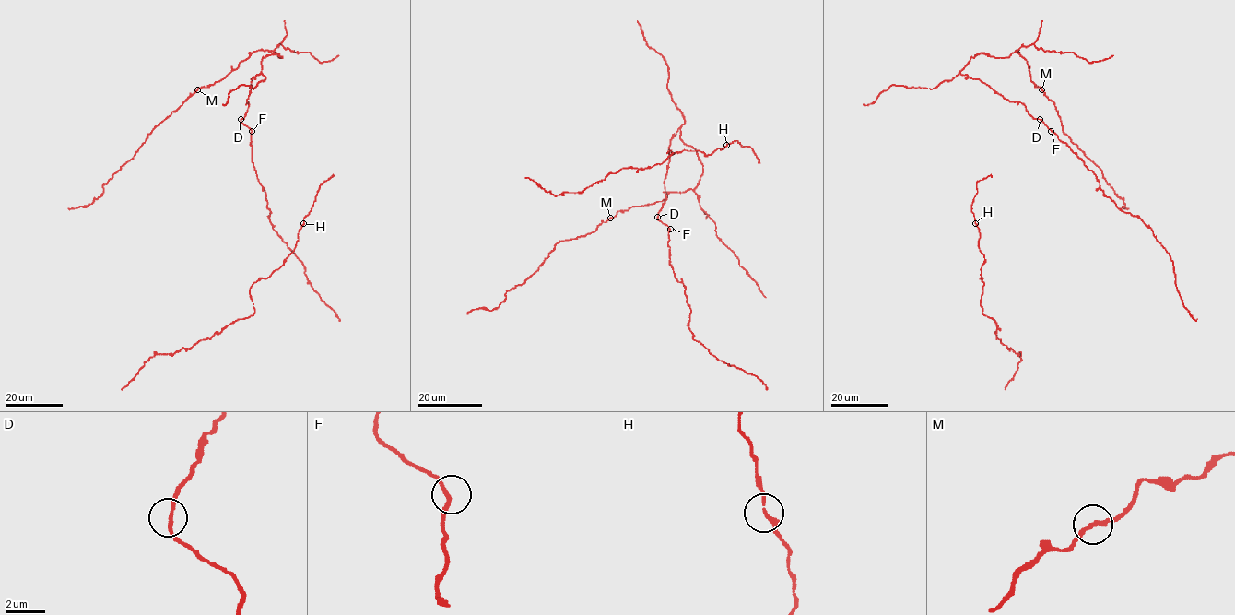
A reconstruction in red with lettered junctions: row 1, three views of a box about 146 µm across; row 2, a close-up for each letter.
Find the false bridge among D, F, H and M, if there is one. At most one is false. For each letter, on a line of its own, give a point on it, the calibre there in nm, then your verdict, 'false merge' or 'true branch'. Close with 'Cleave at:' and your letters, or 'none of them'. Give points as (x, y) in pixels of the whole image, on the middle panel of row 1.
D: (657, 217) | 190 nm | true branch
F: (670, 229) | 200 nm | true branch
H: (726, 145) | 200 nm | true branch
M: (610, 218) | 200 nm | true branch
Cleave at: none of them

